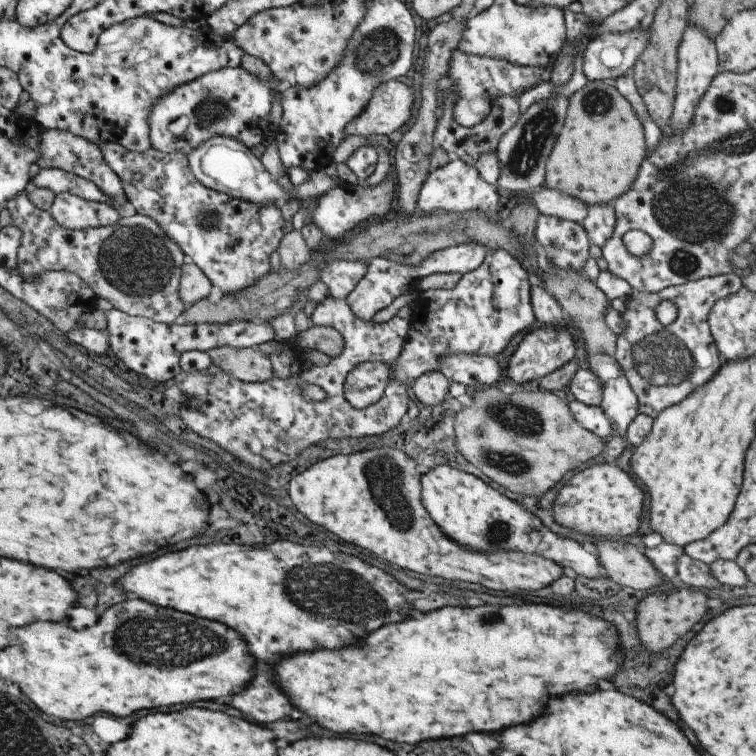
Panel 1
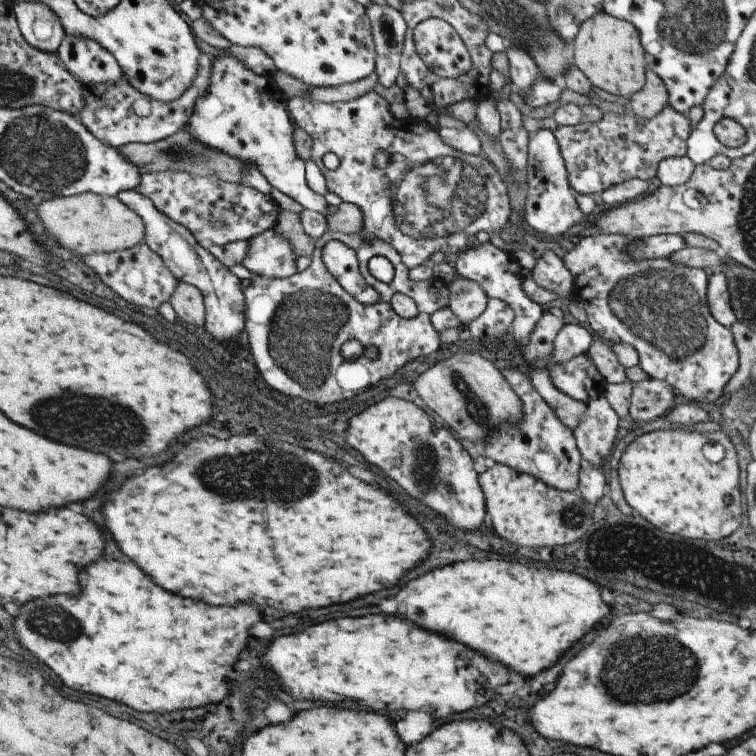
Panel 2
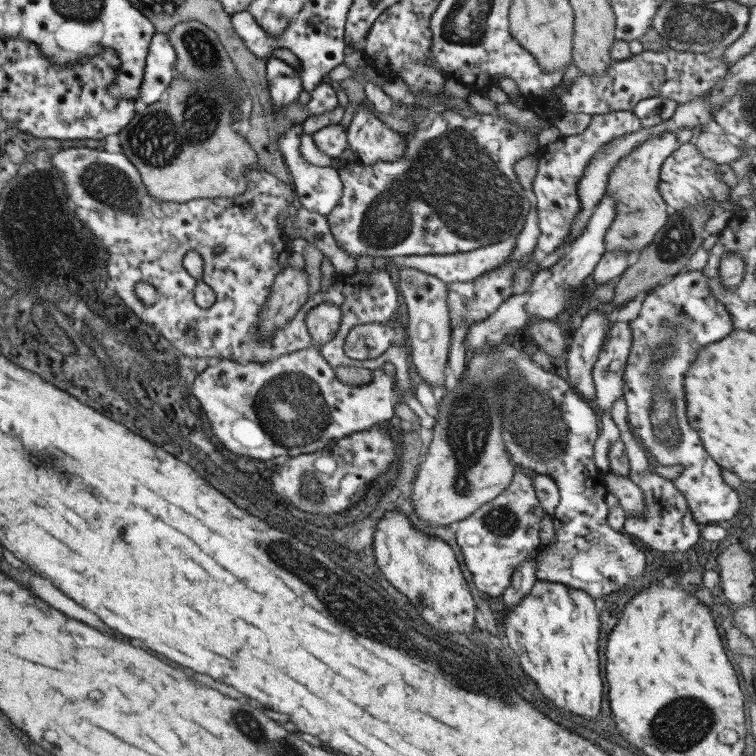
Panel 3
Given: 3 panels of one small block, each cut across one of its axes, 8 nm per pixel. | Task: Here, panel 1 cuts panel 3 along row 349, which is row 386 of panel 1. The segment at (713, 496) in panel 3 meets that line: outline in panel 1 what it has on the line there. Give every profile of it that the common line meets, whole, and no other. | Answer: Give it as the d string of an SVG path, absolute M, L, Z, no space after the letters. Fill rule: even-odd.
M725 274L701 278L697 282L685 282L681 286L669 286L657 294L633 292L627 298L629 310L621 314L625 320L625 332L617 336L613 358L625 372L629 386L637 396L639 414L647 414L655 420L661 410L677 406L683 398L717 376L723 360L709 330L709 310L717 300L737 292L739 288L743 288L741 278L737 274ZM661 300L673 302L679 312L675 322L667 328L661 326L653 314L653 308Z

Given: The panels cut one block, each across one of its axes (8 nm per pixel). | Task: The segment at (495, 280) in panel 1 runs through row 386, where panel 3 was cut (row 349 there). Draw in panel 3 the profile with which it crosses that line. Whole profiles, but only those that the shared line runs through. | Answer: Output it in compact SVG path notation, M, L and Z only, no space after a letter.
M399 316L387 322L373 322L373 324L361 324L349 330L343 350L347 358L353 360L375 360L379 358L391 344L405 346L407 330L403 330L403 324L399 322Z

